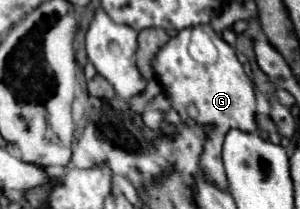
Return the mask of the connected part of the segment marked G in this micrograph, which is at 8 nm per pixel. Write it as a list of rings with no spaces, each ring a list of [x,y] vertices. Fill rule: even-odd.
[[[203,24],[192,29],[190,47],[188,29],[172,37],[152,59],[152,69],[184,123],[200,123],[202,127],[212,127],[212,139],[208,139],[208,147],[204,147],[200,155],[200,171],[208,171],[208,179],[212,179],[216,187],[228,189],[220,159],[220,147],[228,127],[240,127],[240,131],[260,131],[256,123],[256,99],[252,93],[254,85],[244,73],[244,67],[238,61],[234,49],[222,41],[218,33],[212,31],[210,24]],[[190,105],[196,109],[196,115],[190,113]]]

